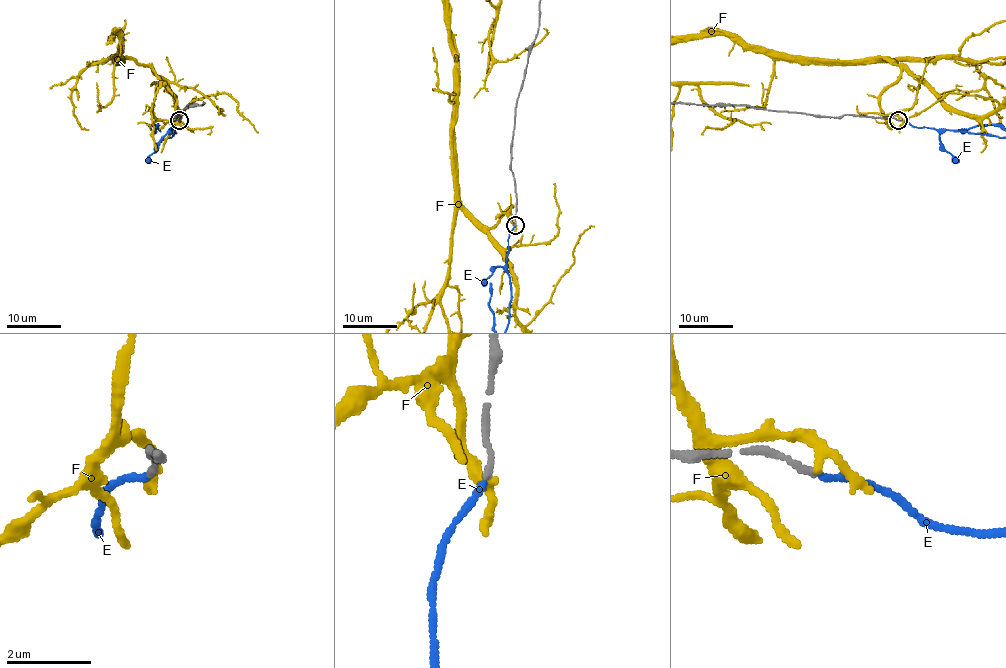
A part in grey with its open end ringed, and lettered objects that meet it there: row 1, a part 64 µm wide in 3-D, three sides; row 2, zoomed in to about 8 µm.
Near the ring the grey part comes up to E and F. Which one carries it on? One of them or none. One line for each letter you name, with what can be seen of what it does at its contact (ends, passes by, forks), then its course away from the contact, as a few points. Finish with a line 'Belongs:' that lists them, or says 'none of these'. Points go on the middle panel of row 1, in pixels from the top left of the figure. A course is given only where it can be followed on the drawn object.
E: it ends
Belongs: E

